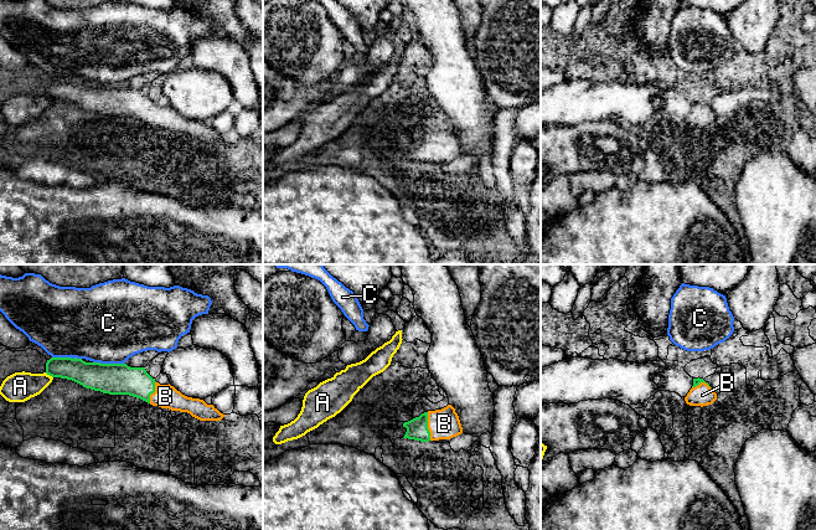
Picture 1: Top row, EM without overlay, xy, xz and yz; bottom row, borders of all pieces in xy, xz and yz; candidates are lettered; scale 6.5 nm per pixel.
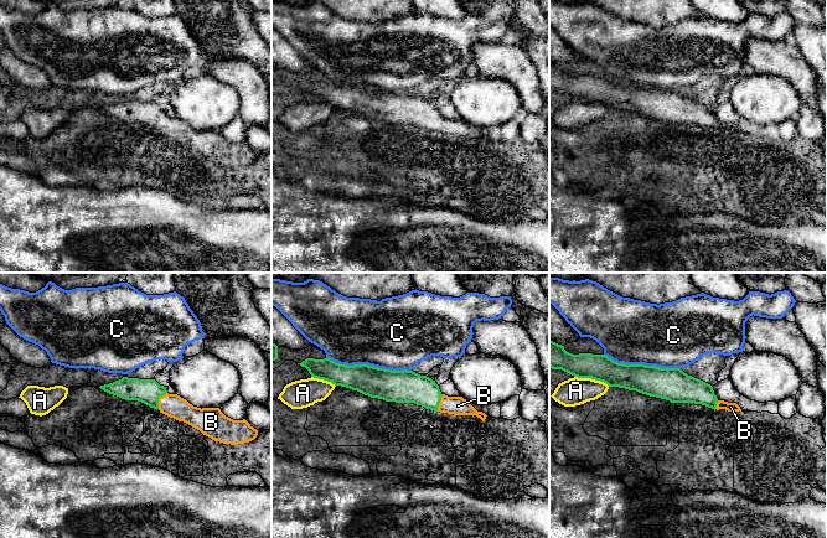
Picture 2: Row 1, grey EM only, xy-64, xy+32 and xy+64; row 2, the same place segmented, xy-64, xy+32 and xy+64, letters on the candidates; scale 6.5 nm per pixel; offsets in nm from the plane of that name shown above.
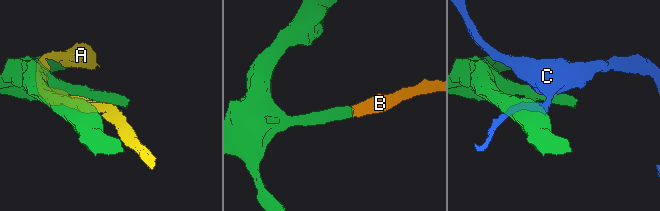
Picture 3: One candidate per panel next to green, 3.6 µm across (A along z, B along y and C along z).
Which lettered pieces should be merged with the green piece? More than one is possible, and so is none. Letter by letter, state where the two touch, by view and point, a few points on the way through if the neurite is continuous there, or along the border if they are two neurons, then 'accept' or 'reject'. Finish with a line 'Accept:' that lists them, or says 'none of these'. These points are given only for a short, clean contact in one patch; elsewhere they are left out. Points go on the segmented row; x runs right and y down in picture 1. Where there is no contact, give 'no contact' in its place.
A: meets green in xy at (48, 374); reject
B: meets green in xz at (427, 426); runs through xz (417, 428), (427, 426), (444, 423); accept
C: meets green in xy at (109, 364); reject
Accept: B

